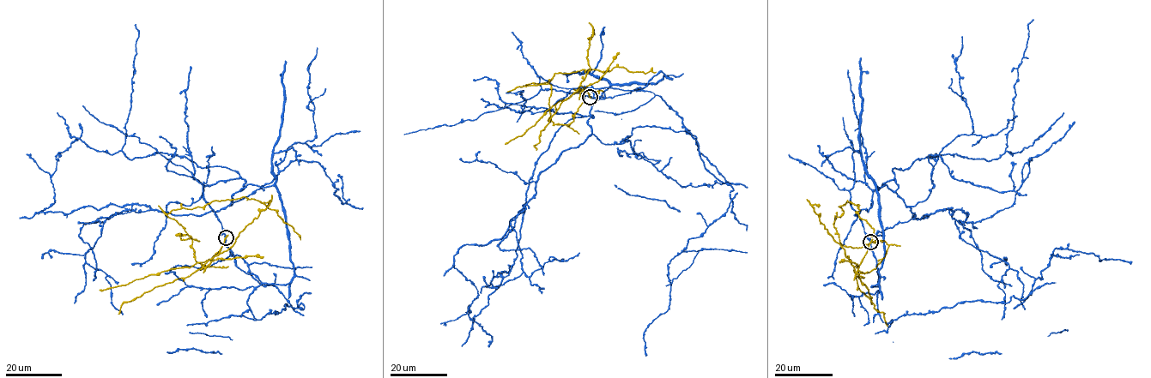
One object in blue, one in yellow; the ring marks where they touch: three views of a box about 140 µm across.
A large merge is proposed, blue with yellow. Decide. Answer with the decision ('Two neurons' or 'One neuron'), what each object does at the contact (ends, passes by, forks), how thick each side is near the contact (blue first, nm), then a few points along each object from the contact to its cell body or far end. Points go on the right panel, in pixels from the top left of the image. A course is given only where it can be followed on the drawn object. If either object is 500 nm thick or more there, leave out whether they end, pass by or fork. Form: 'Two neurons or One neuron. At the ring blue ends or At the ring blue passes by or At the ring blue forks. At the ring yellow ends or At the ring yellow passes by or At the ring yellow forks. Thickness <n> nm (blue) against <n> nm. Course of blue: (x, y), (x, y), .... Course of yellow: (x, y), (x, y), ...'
Two neurons. At the ring blue passes by. At the ring yellow passes by. Thickness 280 nm (blue) against 280 nm. Course of blue: (870, 242), (873, 286), (876, 185), (913, 218), (947, 209), (980, 221), (1011, 206), (1025, 164), (1074, 122). Course of yellow: (870, 242), (863, 272), (888, 246), (841, 244), (833, 224), (846, 200), (857, 205), (875, 239)

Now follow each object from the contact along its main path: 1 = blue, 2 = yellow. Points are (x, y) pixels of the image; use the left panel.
1: (226, 237), (240, 269), (291, 280), (272, 185), (203, 214), (35, 212), (79, 123)
2: (226, 237), (203, 266), (190, 237), (179, 234), (191, 237), (166, 214), (245, 197), (275, 210), (300, 239)

